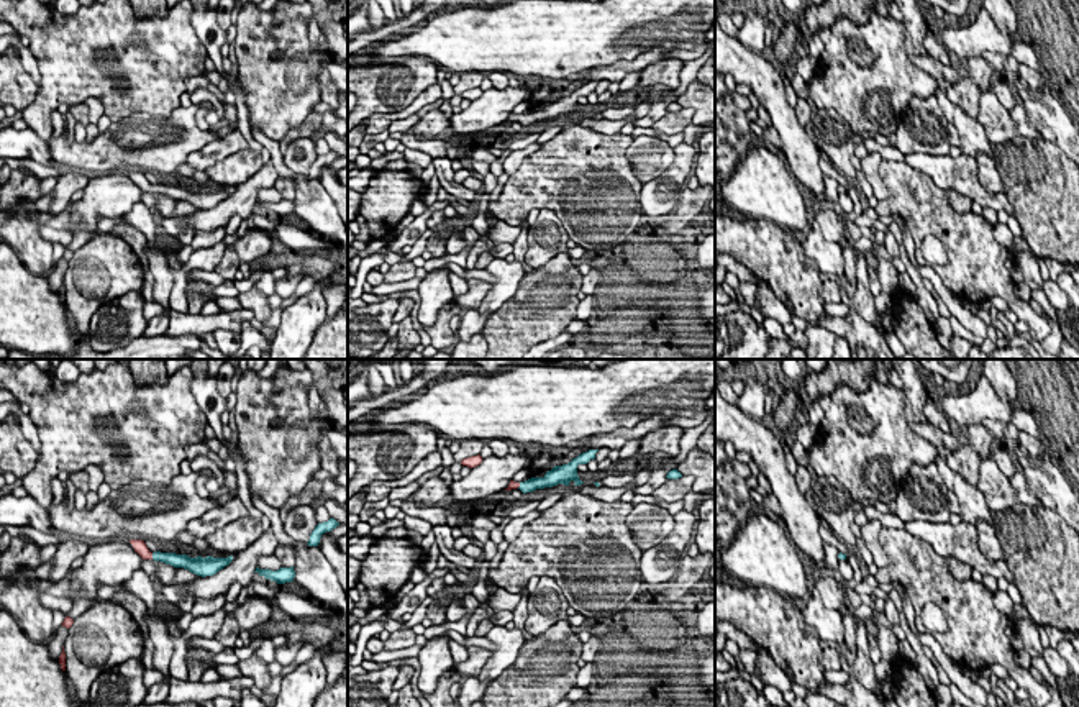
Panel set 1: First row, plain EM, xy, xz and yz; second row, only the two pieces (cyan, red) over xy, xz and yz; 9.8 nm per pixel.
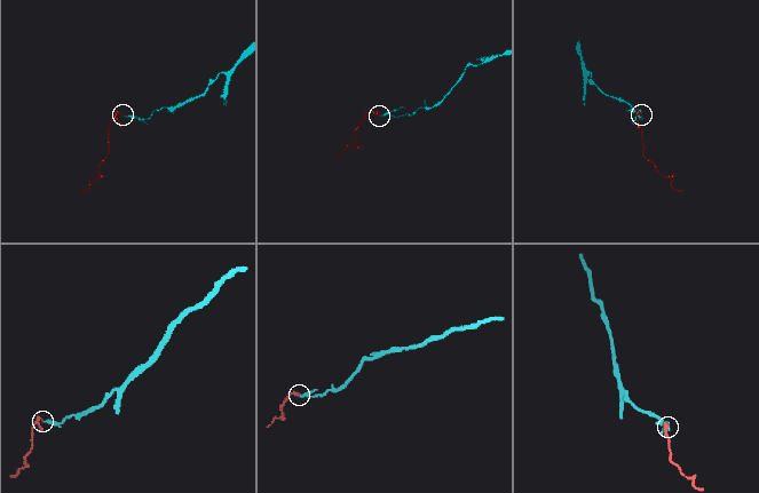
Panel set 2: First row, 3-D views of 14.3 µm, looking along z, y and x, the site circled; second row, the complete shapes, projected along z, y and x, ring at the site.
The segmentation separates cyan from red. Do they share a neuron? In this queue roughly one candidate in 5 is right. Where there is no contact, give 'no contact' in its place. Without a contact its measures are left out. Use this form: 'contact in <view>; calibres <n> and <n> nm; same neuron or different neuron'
contact in xy; calibres 130 and 130 nm; same neuron

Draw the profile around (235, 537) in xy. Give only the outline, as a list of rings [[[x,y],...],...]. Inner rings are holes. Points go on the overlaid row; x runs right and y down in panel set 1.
[[[241,517],[205,536],[210,554],[231,554],[248,550],[262,536],[261,520]]]

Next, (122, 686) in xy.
[[[128,659],[103,671],[90,686],[89,707],[138,707],[148,696],[143,682],[144,664]]]

